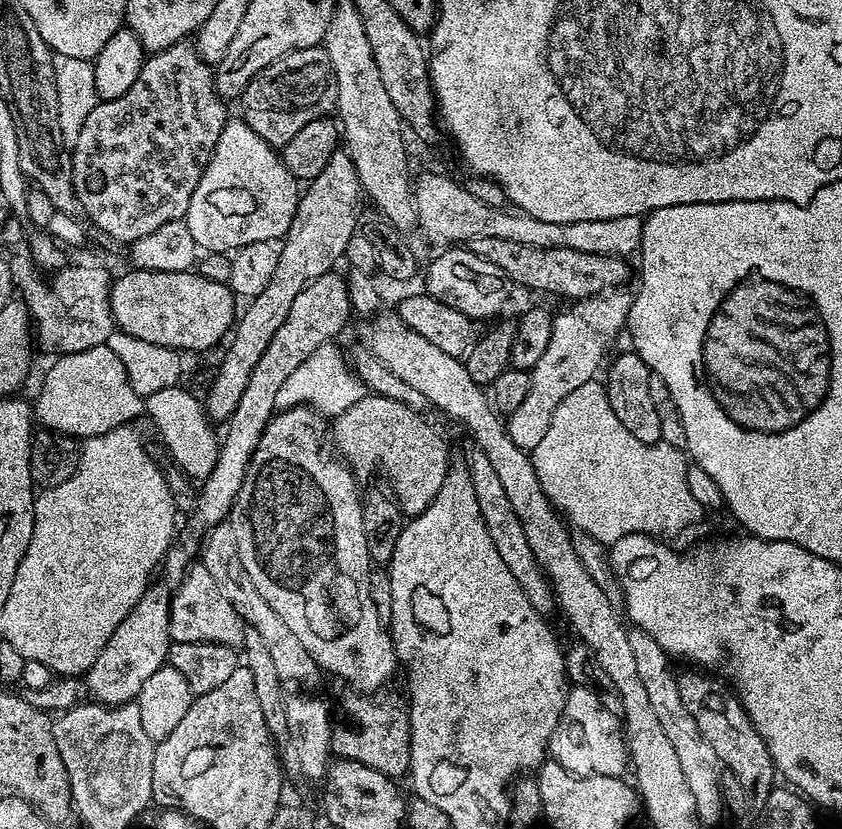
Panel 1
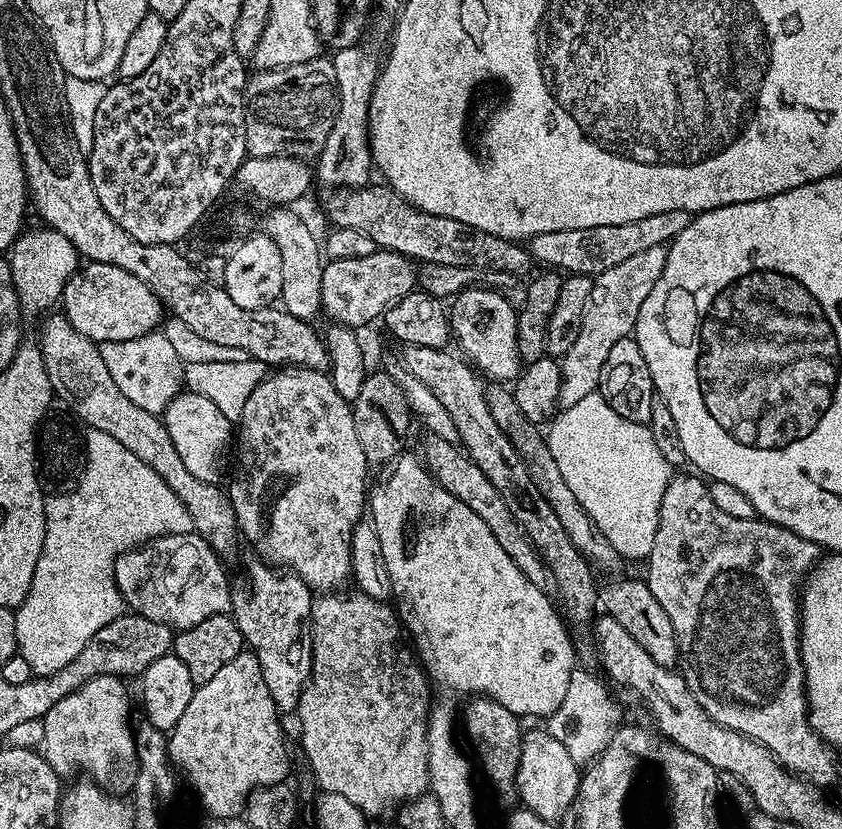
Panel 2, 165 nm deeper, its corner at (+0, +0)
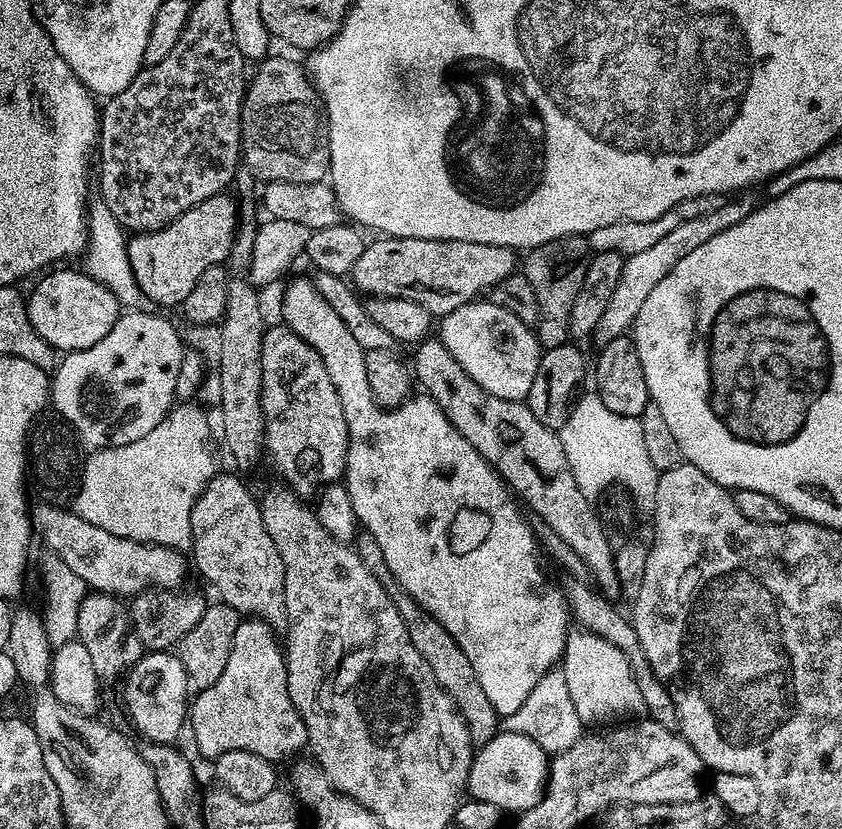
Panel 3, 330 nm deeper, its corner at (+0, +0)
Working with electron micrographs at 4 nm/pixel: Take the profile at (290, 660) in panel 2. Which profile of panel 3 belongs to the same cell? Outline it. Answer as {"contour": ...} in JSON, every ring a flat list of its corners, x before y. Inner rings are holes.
{"contour":[[217,474,202,490,198,502,194,502,192,511,192,547,190,549,194,568,201,572,216,587,216,592,223,603,230,605,241,617,264,620,277,630,288,627,288,607,284,593,284,567,282,554,278,554,278,546,274,546,274,538,266,530,266,522,262,522,260,501,236,476]]}

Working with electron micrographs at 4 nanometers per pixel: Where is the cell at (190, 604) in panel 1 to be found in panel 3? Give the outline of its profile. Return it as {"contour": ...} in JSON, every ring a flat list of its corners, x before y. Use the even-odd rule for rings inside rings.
{"contour":[[41,502,40,505,31,509,32,530,42,543,48,547,47,551,53,556,62,558,78,578,89,589,98,592,109,592,111,596,131,598,140,592,147,592,153,588,179,589,180,584,190,572,190,560,181,549,167,544,143,544,137,540,131,540,125,536,119,536,113,532,102,530,102,526,94,526,94,522,86,522,75,510,67,507]]}

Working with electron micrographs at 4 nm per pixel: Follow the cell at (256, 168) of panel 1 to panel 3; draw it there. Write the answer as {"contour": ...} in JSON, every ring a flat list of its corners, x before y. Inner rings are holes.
{"contour":[[311,279,292,280,285,286,284,305,281,306,280,312,284,315,283,323,286,327,294,330,294,334,298,334,298,338,302,338,307,344,314,346,314,350,318,350,322,362,326,362,326,371,330,374,330,382,334,382,334,386,338,390,338,398,342,398,342,410,346,414,346,426,348,427,348,461,342,480,350,494,350,502,354,502,354,514,359,527,376,539,378,547,382,549,382,554,386,557,388,569,394,574,394,578,402,588,426,611,434,614,434,618,438,618,438,622,442,622,442,626,446,626,446,630,454,638,454,642,458,642,458,646,462,648,466,657,470,658,478,681,482,684,483,690,486,690,486,695,490,698,494,710,499,714,509,714,518,710,529,697,530,692,534,690,534,686,542,681,543,676,561,663,564,655,564,643,570,631,570,613,565,593,561,589,559,592,548,581,547,574,540,569,542,548,537,543,529,517,526,518,520,513,521,505,514,499,513,493,501,476,496,473,496,469,490,466,490,462,486,462,486,458,482,458,482,454,478,454,478,450,474,450,474,446,470,446,470,442,466,442,466,438,462,438,462,434,458,434,458,430,454,430,450,418,446,418,446,414,442,414,438,402,434,402,431,396,427,394,417,396,416,394,396,408,385,410,381,407,374,394,371,393,370,382,366,378,365,352,362,350,362,346,358,346,358,342,354,342,350,330,346,330,346,322,342,322,342,318,338,318,338,314,334,314,330,302,326,302,326,298,322,298,322,294]]}

